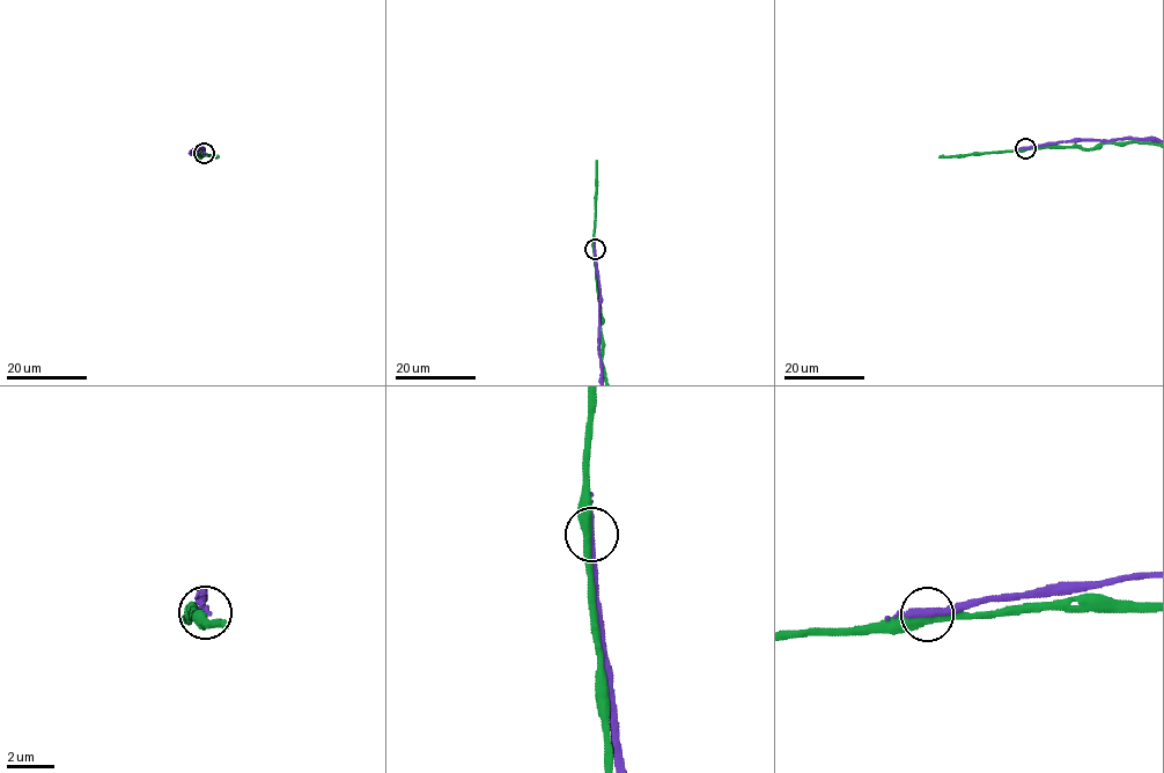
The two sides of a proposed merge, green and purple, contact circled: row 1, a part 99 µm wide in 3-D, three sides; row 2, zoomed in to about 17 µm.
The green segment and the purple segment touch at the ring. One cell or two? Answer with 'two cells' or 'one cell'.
two cells

